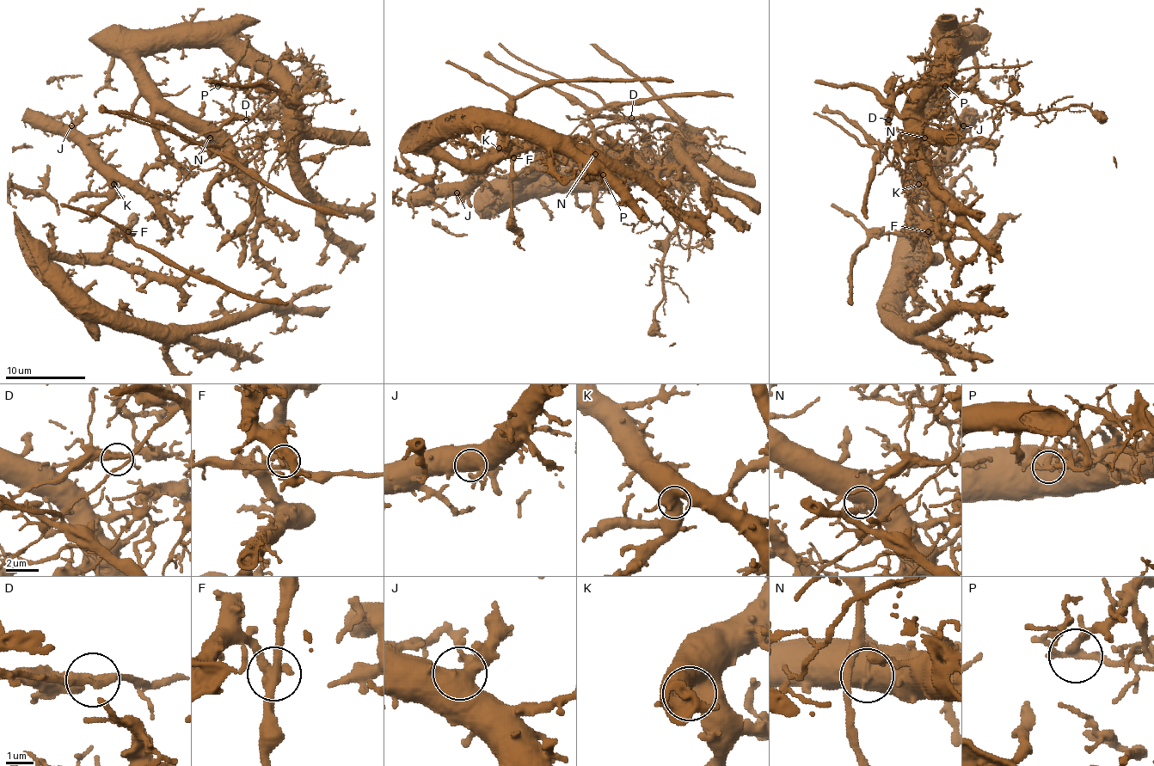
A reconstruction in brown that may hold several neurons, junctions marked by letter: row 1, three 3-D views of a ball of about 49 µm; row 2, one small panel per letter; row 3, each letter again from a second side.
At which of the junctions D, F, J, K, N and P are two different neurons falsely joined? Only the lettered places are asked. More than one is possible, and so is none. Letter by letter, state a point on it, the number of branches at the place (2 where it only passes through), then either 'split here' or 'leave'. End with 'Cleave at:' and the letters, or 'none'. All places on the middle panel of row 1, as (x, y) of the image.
D: (631, 118) | 3 | leave
F: (513, 157) | 3 | split here
J: (457, 193) | 3 | leave
K: (499, 148) | 2 | leave
N: (595, 154) | 3 | split here
P: (603, 174) | 3 | split here
Cleave at: F, N, P

